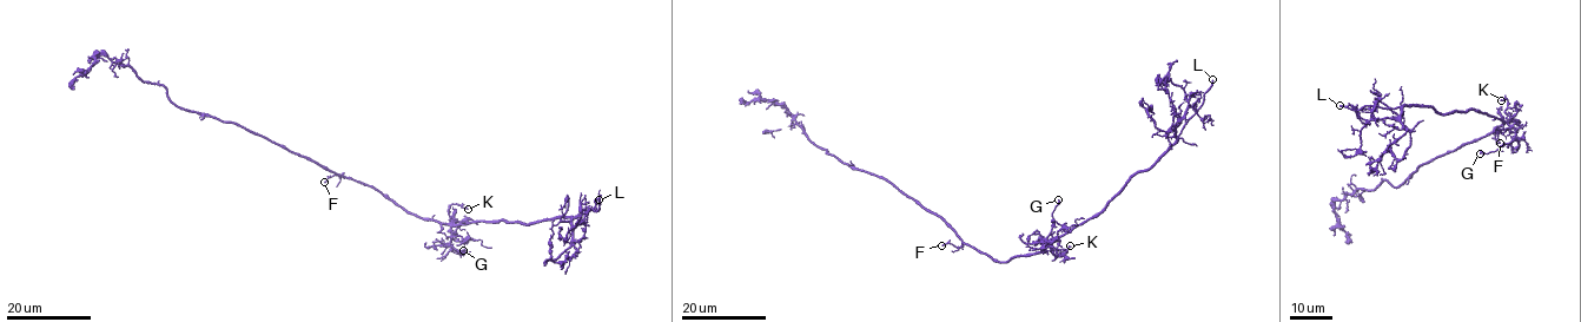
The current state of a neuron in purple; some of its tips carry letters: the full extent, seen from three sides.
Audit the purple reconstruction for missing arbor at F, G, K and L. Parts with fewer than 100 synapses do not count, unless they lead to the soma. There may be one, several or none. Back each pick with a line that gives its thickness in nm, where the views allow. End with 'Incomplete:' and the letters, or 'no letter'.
L: 190 nm thick
Incomplete: L

